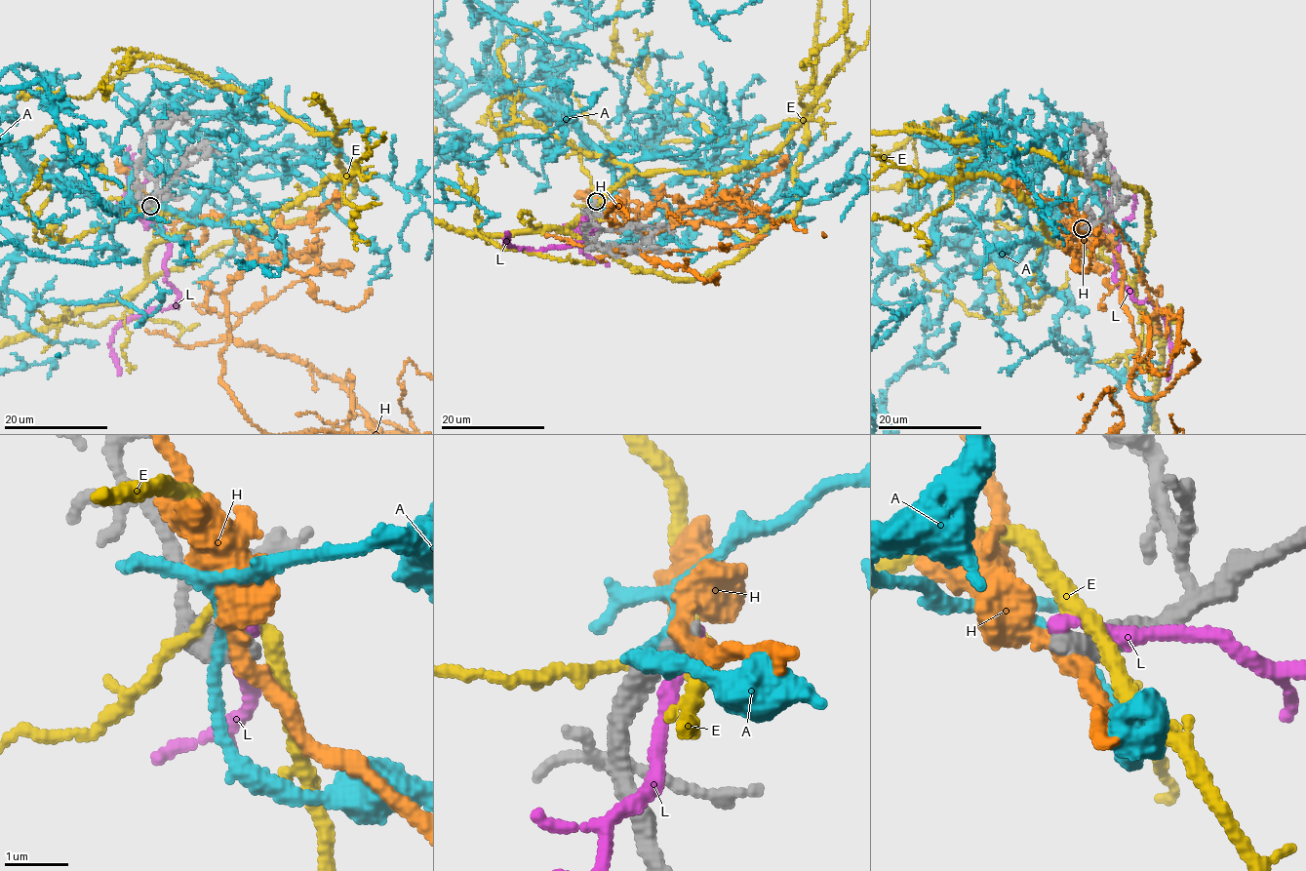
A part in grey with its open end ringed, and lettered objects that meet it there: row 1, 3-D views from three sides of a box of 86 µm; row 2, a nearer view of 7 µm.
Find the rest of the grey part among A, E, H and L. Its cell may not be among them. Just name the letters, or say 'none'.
none

